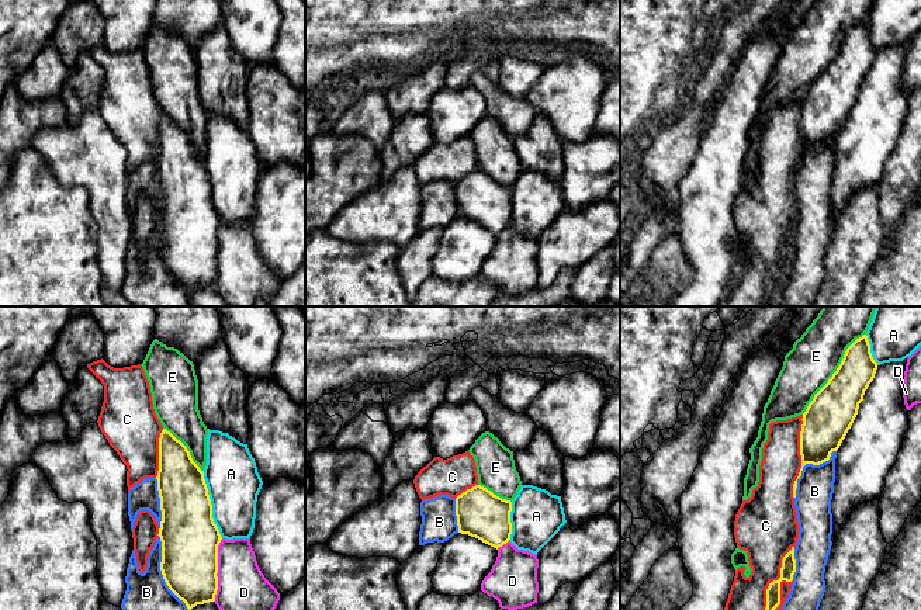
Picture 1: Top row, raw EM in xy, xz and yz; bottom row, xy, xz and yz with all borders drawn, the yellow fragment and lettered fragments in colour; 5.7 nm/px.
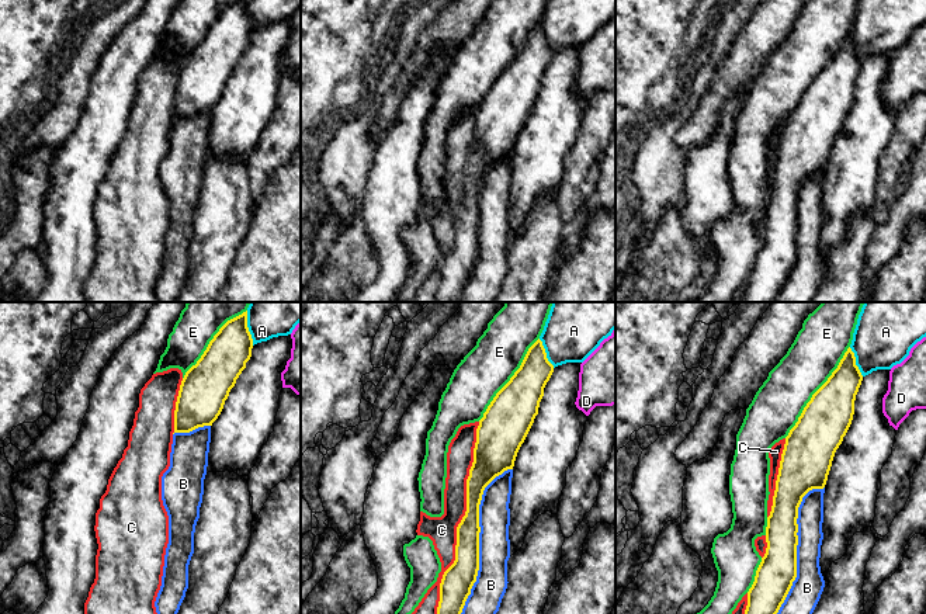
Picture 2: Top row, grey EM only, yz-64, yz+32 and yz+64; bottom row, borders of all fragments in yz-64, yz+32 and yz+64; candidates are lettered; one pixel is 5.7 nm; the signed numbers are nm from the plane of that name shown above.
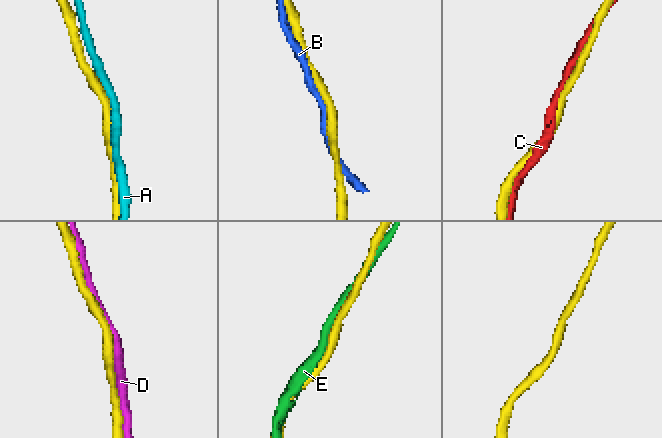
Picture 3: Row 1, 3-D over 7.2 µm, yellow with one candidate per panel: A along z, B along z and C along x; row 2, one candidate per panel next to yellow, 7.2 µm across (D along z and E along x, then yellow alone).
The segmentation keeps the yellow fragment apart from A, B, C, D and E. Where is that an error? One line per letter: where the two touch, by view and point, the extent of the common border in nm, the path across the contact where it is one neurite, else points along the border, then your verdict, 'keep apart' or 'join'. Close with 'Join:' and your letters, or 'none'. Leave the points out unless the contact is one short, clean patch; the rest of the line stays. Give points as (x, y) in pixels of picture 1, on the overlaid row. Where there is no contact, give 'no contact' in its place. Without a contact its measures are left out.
A: contact xy (211, 505); length 400 nm; keep apart
B: contact xy (162, 572); length 460 nm; keep apart
C: contact yz (802, 457); length 480 nm; keep apart
D: contact xy (217, 569); length 360 nm; keep apart
E: contact yz (834, 373); length 600 nm; keep apart
Join: none

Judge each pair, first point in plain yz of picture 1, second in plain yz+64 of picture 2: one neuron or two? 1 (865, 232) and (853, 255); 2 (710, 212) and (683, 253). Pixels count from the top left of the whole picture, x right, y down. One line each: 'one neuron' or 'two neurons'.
1: one neuron
2: two neurons

